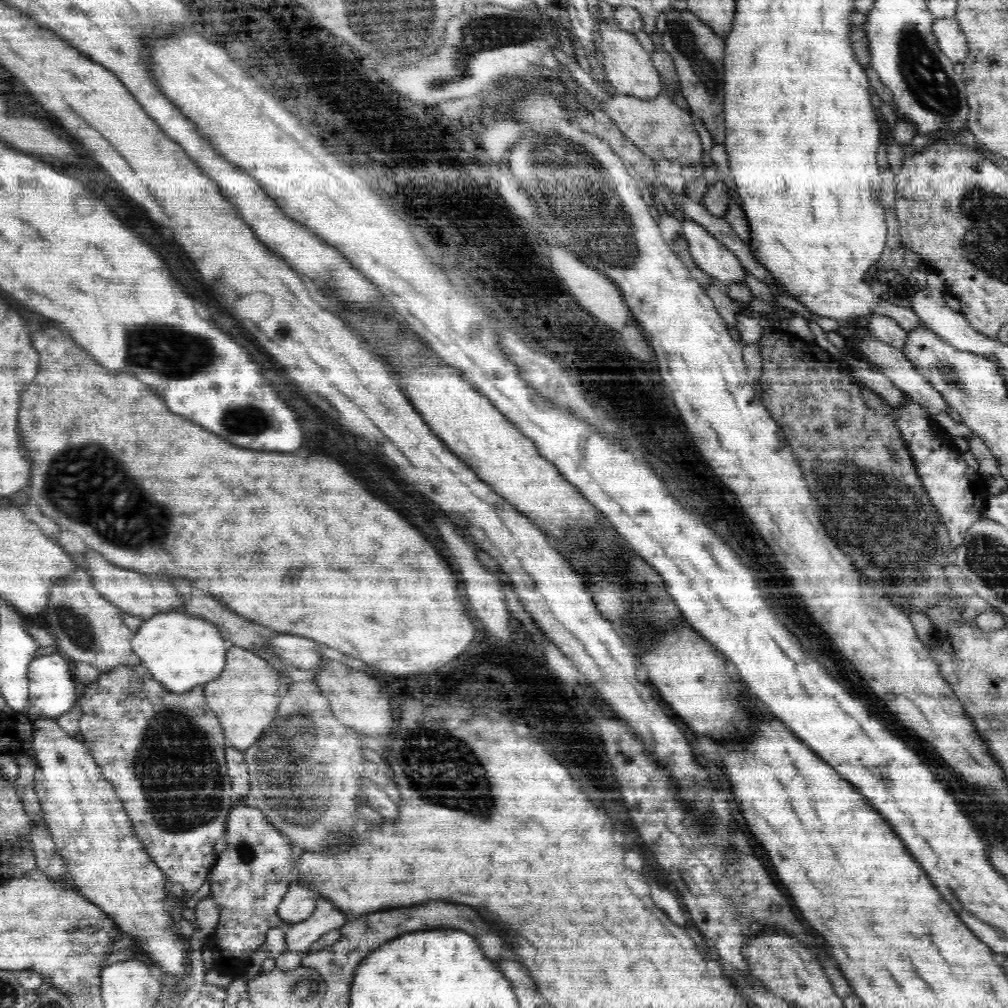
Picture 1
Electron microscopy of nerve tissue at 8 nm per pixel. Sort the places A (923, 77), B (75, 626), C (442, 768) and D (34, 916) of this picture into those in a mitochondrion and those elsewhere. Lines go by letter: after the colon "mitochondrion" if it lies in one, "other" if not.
A: mitochondrion
B: mitochondrion
C: mitochondrion
D: other

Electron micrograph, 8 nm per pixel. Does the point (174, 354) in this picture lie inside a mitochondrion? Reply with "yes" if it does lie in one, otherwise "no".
yes

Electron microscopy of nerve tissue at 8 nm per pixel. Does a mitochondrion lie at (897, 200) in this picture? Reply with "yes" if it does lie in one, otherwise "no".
no

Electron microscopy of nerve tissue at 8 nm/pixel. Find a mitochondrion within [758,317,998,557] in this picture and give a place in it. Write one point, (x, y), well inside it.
(947, 370)

